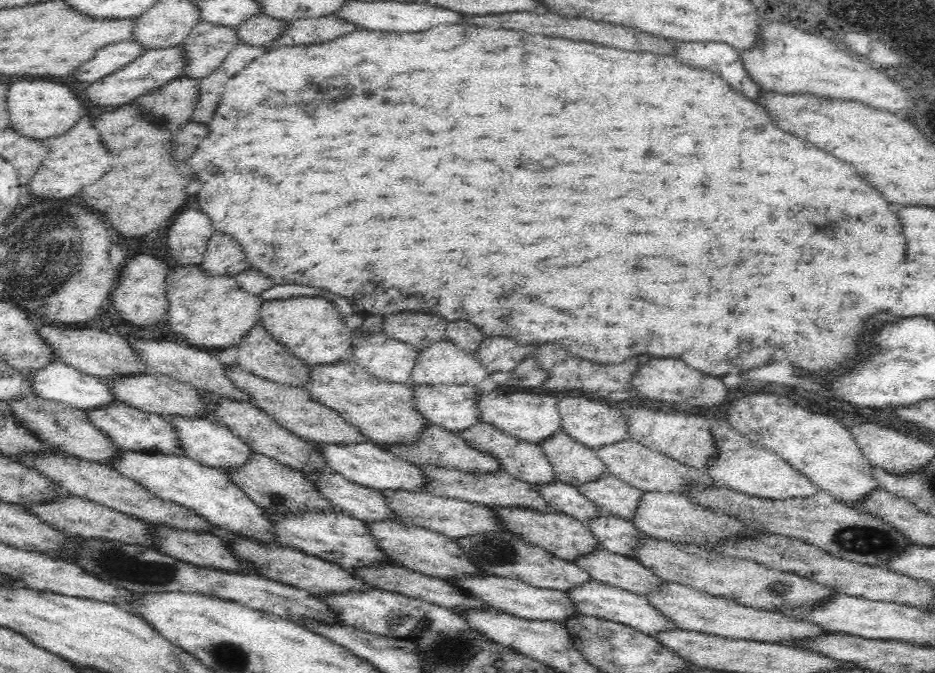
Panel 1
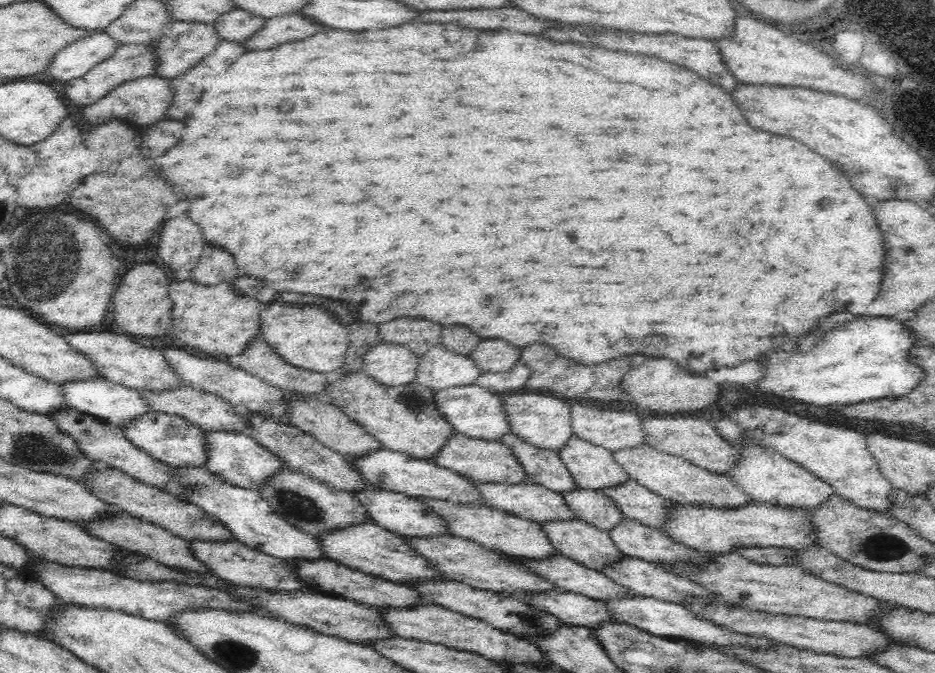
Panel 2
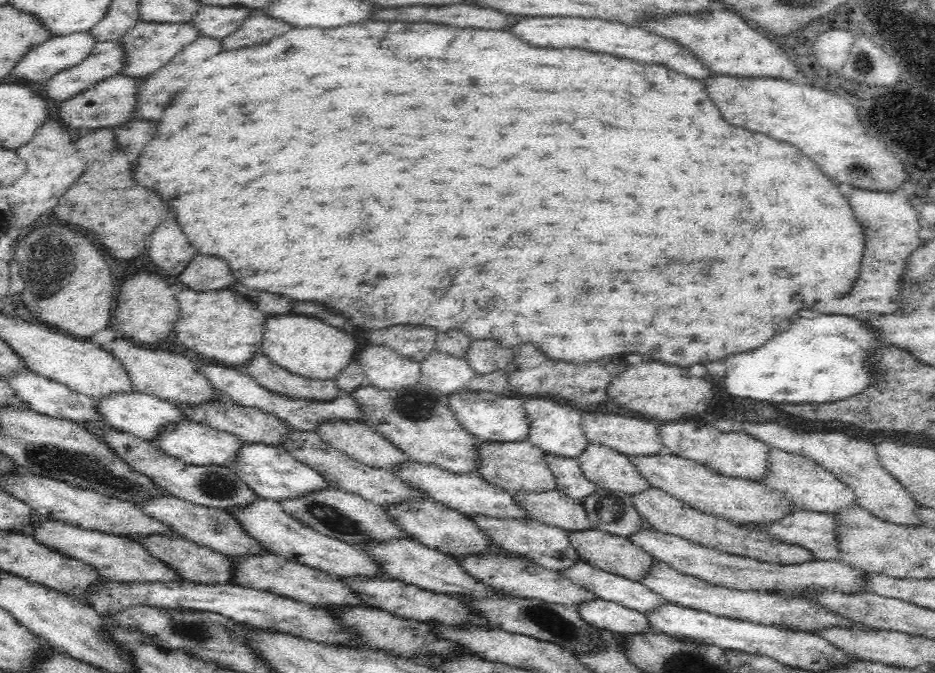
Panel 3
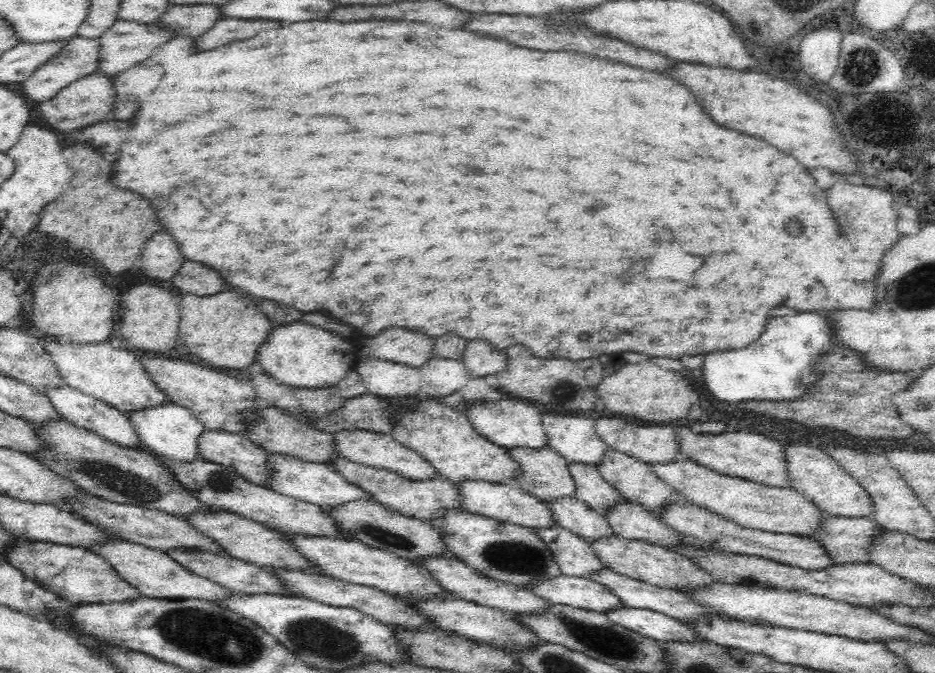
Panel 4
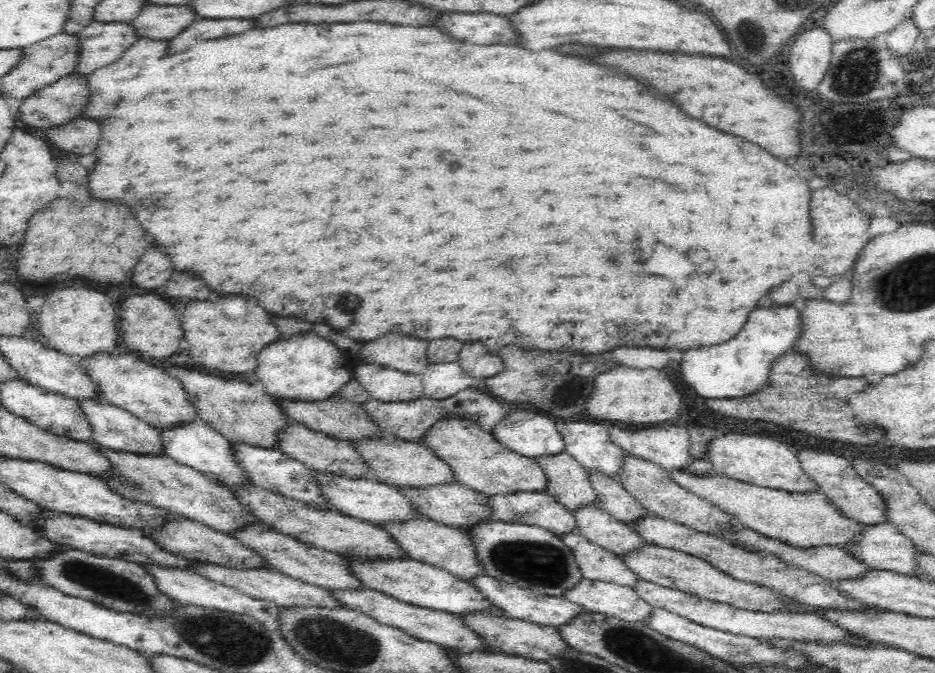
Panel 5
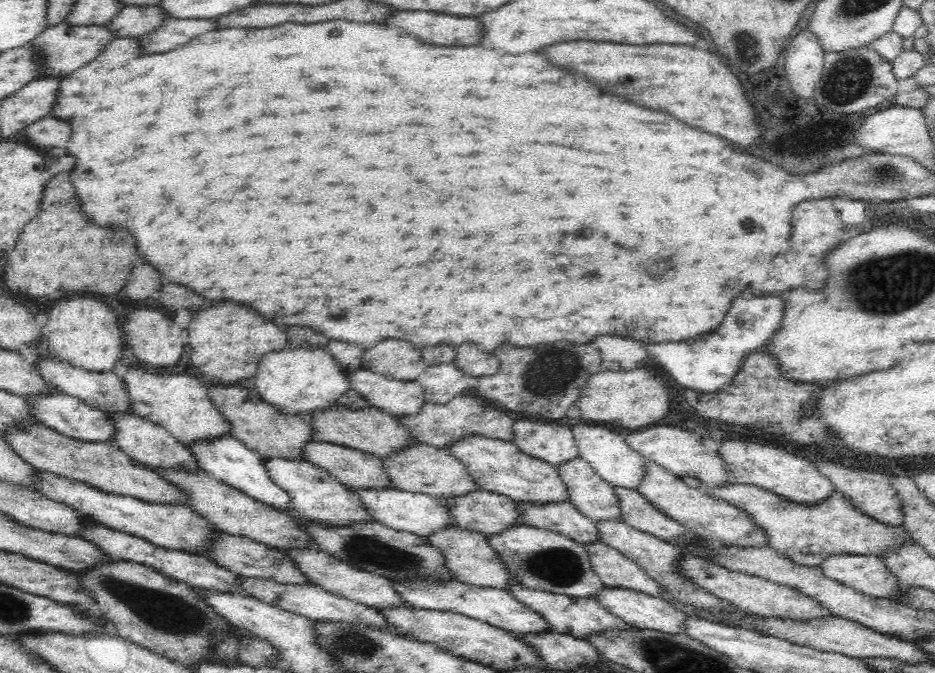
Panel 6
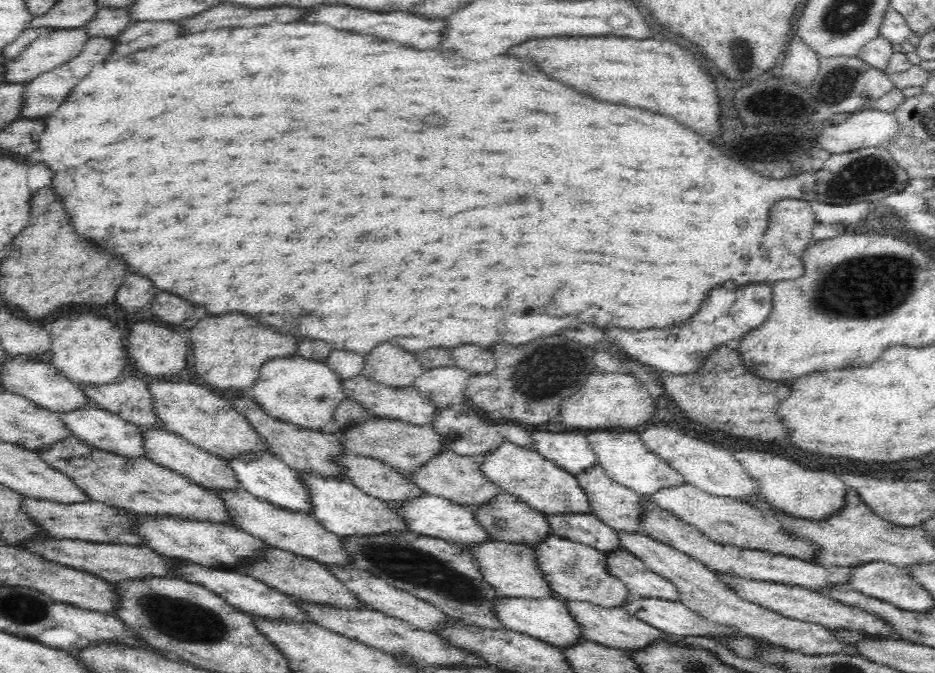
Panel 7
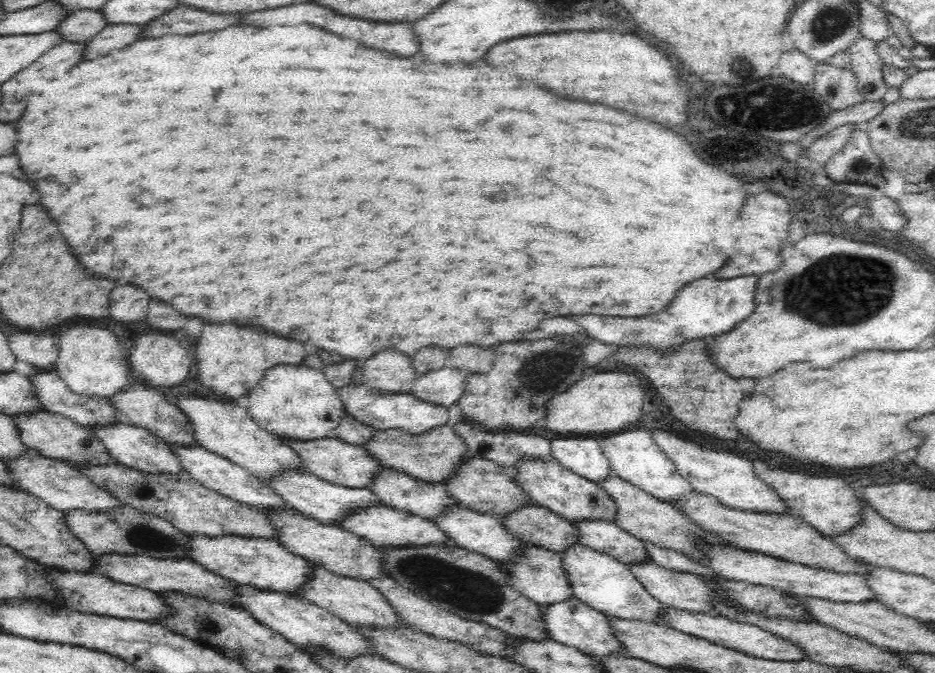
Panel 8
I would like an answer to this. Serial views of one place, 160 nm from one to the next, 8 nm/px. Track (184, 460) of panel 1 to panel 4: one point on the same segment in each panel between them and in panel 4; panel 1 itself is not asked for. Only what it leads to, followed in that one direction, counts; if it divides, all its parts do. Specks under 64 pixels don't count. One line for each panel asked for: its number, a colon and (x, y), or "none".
2: (249, 518)
3: (264, 520)
4: (352, 561)

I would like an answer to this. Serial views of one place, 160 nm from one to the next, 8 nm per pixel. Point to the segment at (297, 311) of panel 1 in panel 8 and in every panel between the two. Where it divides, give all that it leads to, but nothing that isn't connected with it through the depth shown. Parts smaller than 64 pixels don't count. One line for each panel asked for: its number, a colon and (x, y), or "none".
2: (308, 337)
3: (307, 347)
4: (300, 355)
5: (307, 367)
6: (298, 381)
7: (299, 391)
8: (296, 402)

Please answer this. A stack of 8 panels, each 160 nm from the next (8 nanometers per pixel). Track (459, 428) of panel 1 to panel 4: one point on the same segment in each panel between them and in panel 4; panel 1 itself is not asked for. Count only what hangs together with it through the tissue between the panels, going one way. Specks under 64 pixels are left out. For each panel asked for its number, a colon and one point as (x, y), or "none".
2: (473, 411)
3: (488, 417)
4: (509, 423)

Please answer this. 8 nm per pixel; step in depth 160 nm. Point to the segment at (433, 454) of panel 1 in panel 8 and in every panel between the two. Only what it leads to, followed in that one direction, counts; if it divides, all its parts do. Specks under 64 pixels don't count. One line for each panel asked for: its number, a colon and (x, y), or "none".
2: (481, 461)
3: (515, 466)
4: (542, 472)
5: (567, 482)
6: (593, 497)
7: (615, 505)
8: (645, 517)

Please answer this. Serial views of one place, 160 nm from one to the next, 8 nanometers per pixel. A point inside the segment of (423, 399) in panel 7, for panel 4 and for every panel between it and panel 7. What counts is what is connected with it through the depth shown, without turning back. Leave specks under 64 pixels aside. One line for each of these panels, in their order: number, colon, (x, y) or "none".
4: (383, 378)
5: (386, 384)
6: (398, 397)

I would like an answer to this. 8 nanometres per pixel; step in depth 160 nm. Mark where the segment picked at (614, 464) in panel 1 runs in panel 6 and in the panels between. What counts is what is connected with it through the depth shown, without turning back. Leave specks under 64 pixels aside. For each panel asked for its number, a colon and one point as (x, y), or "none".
2: (674, 478)
3: (738, 500)
4: (754, 505)
5: (803, 519)
6: (807, 534)

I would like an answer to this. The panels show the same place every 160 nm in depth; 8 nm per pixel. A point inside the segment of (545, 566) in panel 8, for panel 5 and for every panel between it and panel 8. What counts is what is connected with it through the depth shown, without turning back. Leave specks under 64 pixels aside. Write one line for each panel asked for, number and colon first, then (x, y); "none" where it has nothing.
5: (443, 546)
6: (470, 560)
7: (510, 568)

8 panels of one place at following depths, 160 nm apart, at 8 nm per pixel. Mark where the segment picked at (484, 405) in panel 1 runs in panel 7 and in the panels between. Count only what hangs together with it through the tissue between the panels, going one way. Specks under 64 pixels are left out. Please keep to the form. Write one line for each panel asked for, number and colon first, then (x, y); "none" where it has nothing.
2: (542, 421)
3: (554, 427)
4: (574, 437)
5: (588, 442)
6: (606, 452)
7: (623, 457)

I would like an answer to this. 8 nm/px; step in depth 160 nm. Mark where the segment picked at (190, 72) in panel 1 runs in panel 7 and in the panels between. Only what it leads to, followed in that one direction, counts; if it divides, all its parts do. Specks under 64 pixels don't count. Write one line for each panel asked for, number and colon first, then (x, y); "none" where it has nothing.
2: (185, 44)
3: (149, 46)
4: (126, 44)
5: (102, 43)
6: (62, 49)
7: (37, 50)

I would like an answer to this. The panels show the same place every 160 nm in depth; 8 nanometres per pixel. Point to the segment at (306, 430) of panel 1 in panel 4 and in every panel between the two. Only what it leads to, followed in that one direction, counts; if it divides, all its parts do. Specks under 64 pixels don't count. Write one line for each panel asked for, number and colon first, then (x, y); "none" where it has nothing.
2: (325, 422)
3: (356, 439)
4: (378, 450)

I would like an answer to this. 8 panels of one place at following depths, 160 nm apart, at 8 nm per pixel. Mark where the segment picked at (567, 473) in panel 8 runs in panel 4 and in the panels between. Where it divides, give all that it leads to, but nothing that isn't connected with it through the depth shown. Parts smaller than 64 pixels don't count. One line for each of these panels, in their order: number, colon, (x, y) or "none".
4: (442, 435)
5: (480, 462)
6: (497, 466)
7: (544, 486)

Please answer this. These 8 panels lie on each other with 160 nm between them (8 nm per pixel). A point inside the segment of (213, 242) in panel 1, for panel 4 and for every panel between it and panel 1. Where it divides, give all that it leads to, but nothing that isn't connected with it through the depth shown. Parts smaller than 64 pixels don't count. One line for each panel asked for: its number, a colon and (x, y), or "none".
2: (215, 266)
3: (204, 273)
4: (193, 278)

